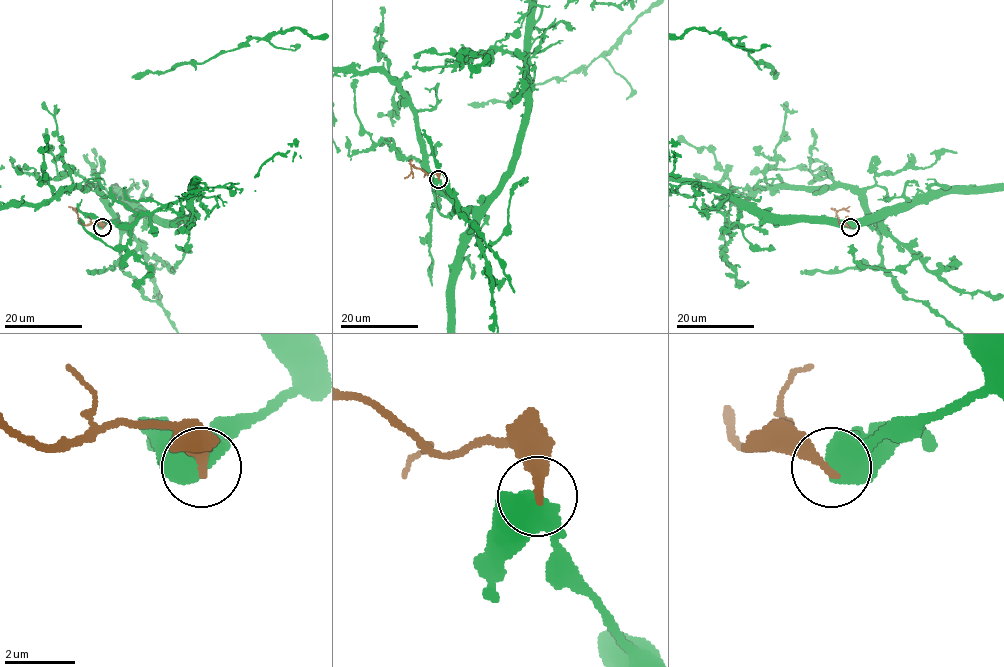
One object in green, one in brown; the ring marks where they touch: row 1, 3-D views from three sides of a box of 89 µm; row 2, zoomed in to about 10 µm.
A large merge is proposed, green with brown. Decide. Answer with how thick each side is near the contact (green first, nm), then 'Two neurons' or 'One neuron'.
Thickness 800 nm (green) against 320 nm. Two neurons

